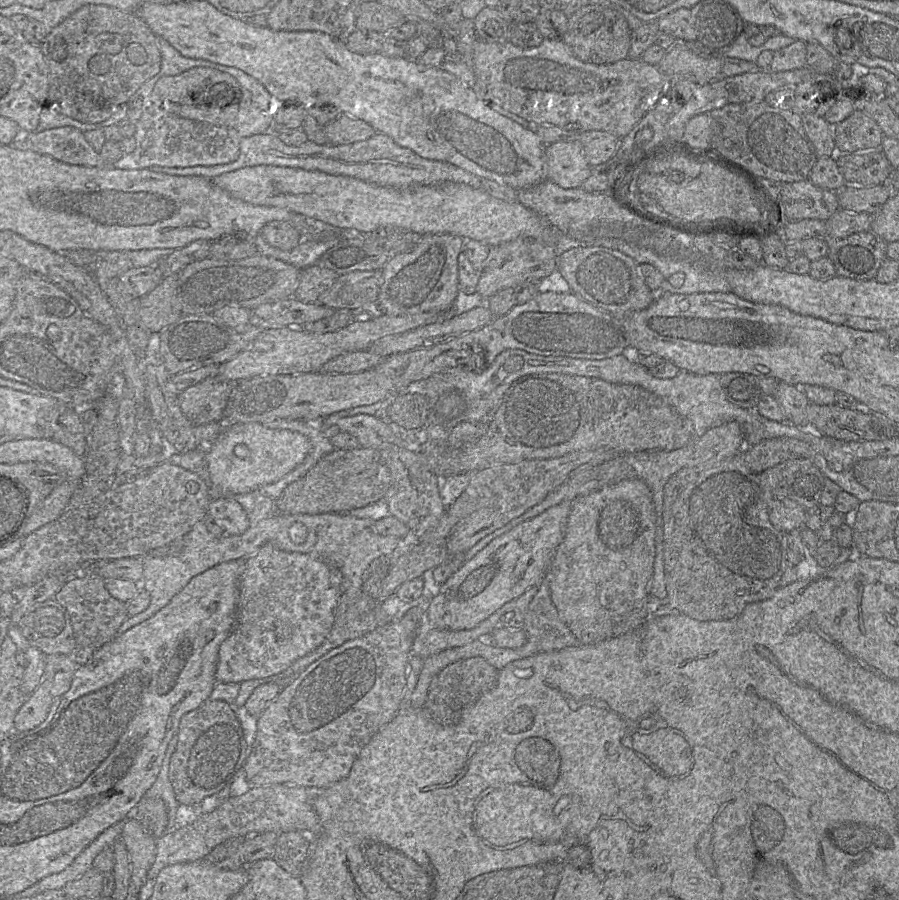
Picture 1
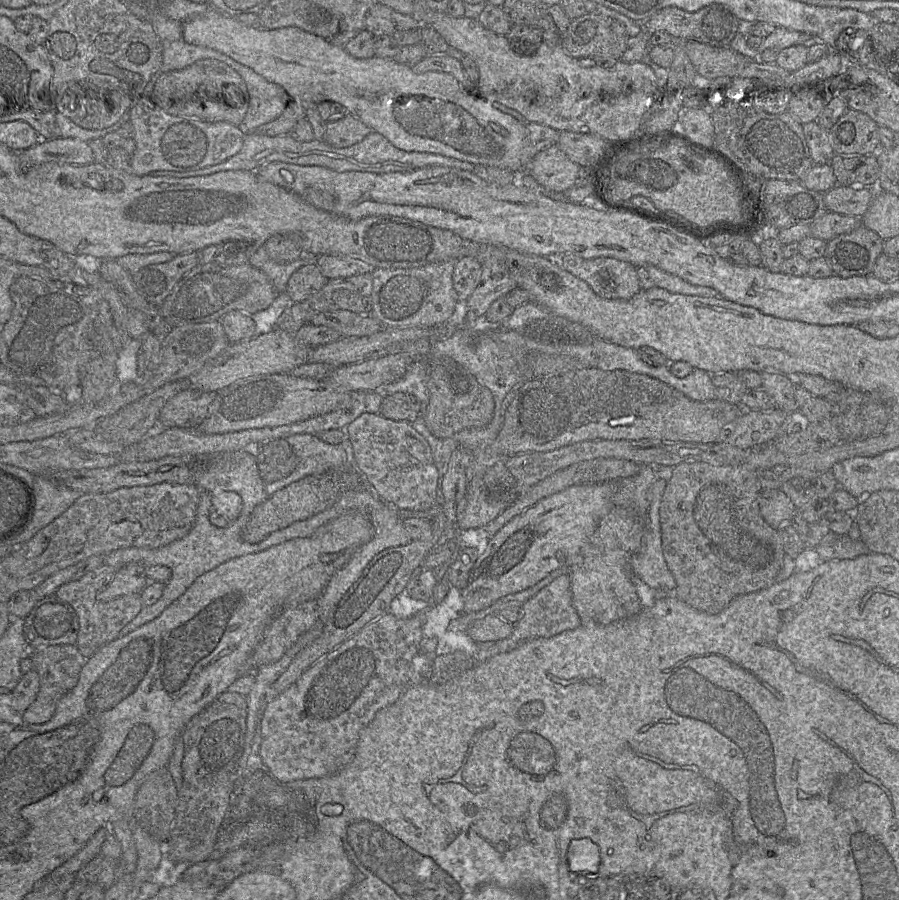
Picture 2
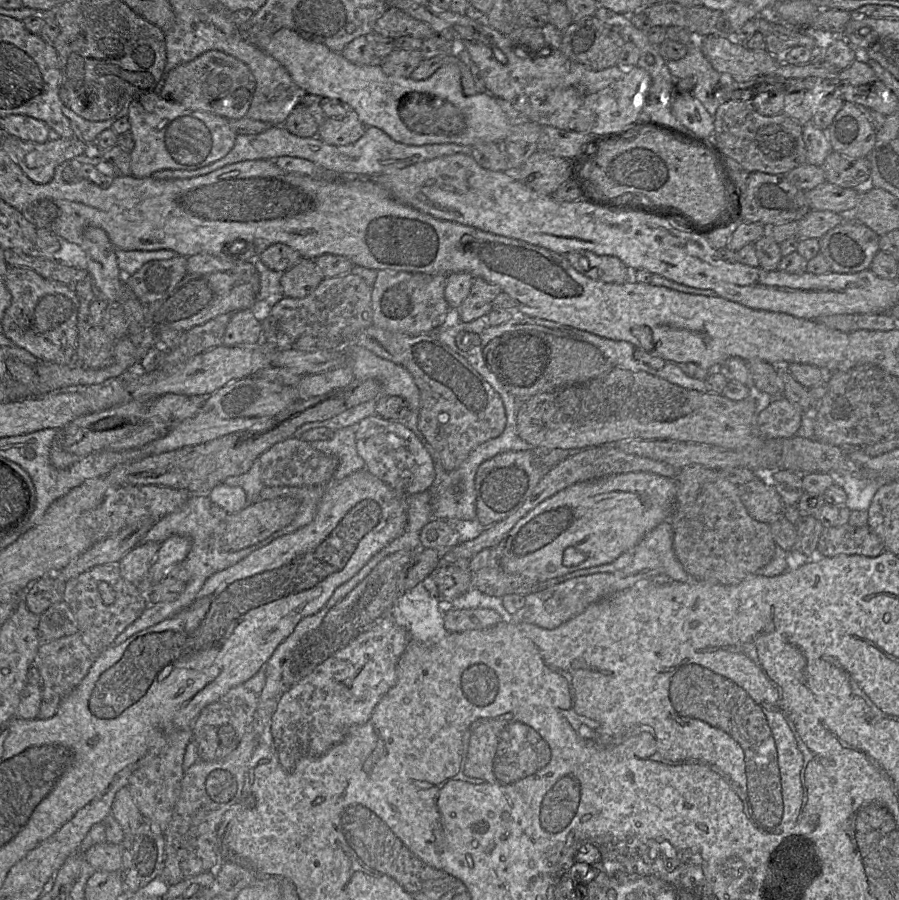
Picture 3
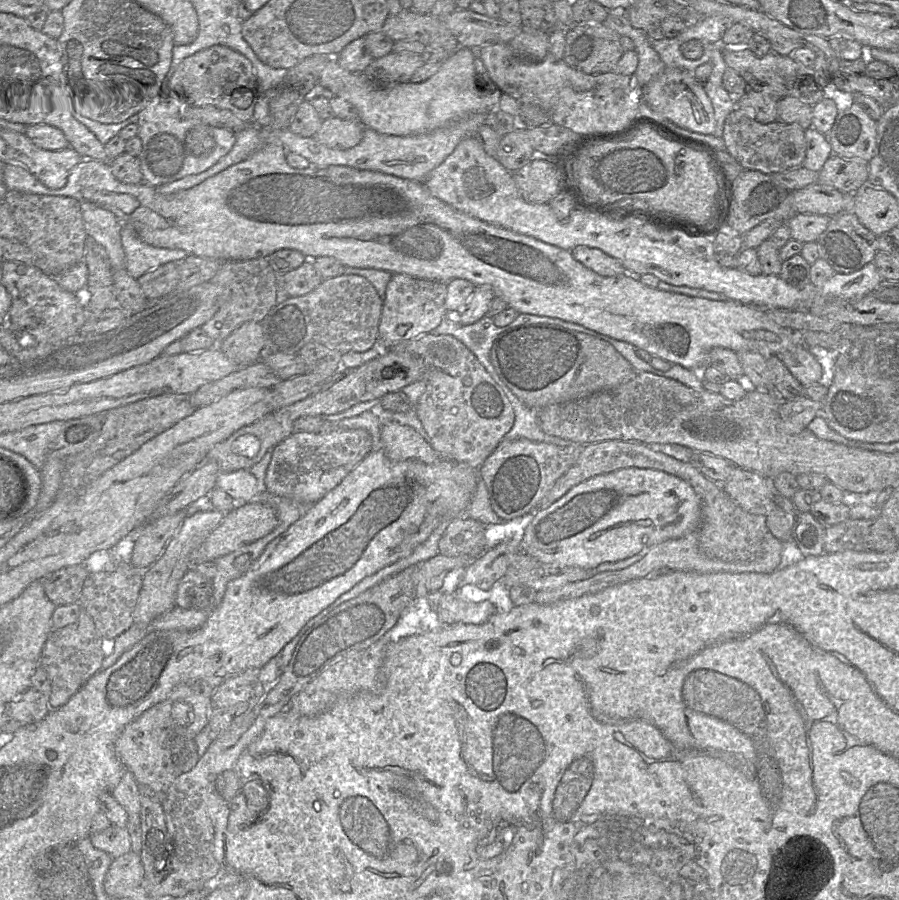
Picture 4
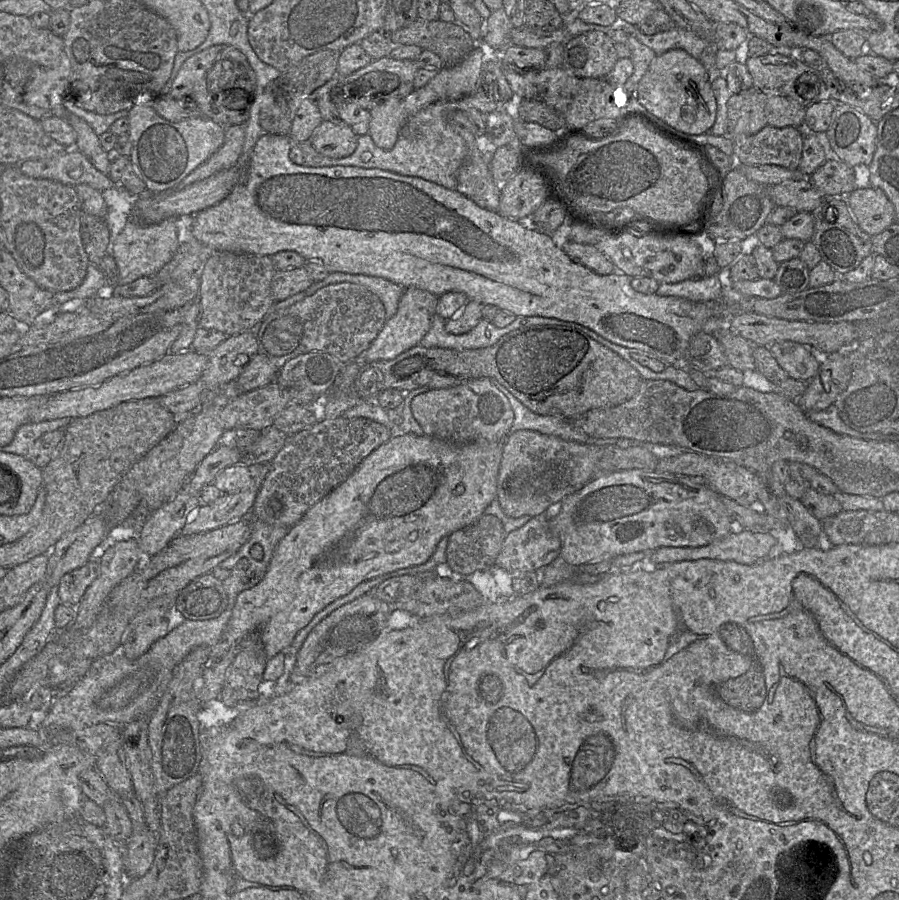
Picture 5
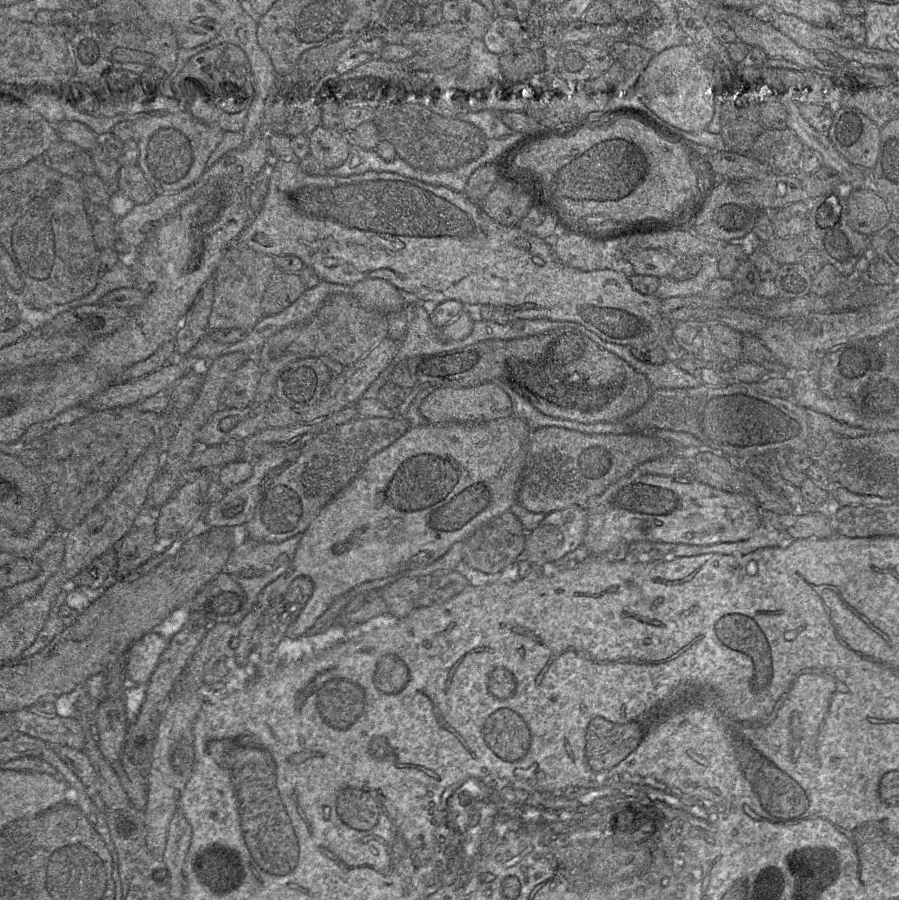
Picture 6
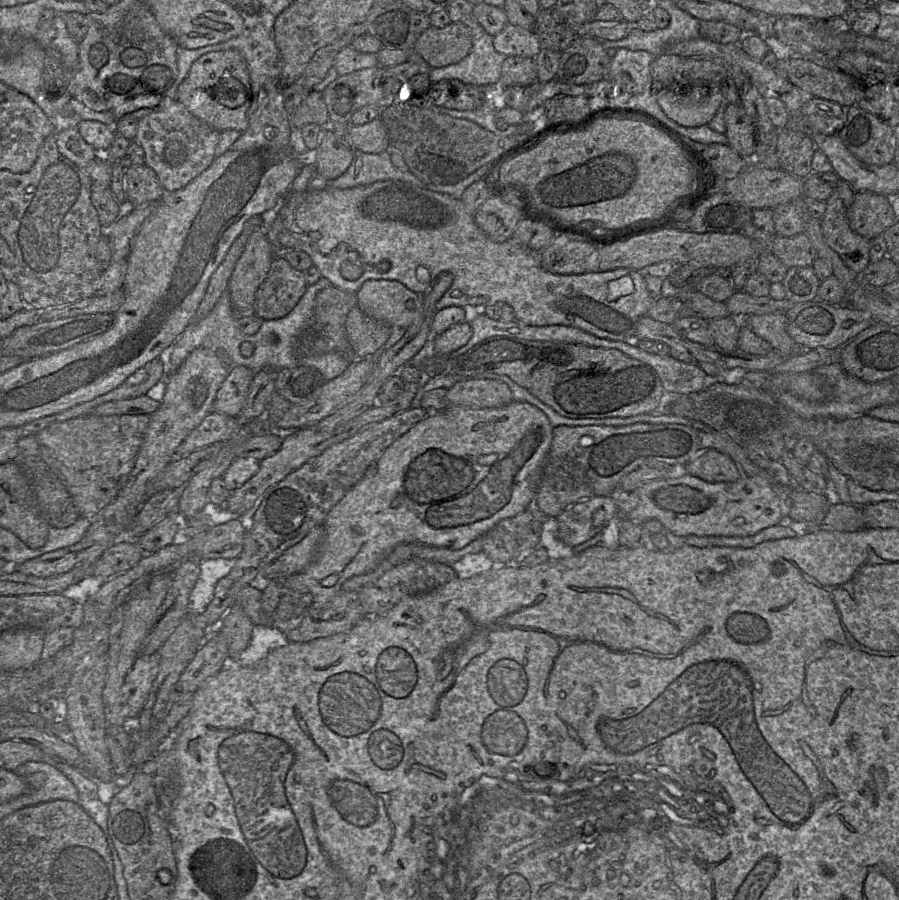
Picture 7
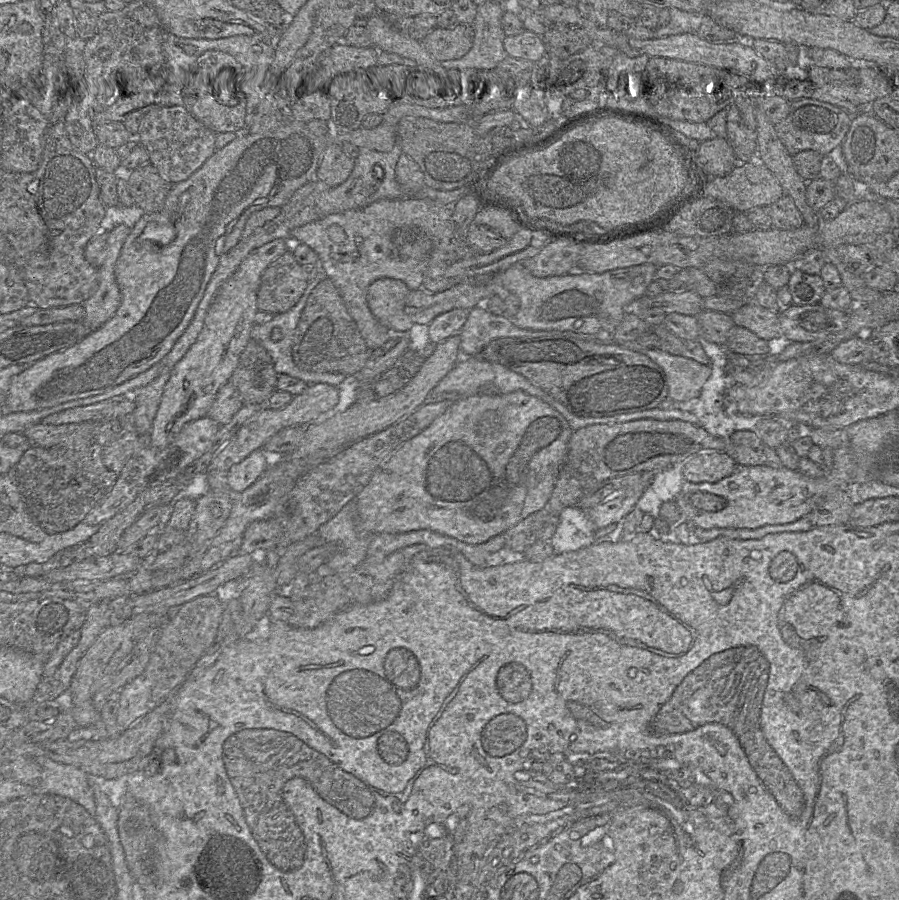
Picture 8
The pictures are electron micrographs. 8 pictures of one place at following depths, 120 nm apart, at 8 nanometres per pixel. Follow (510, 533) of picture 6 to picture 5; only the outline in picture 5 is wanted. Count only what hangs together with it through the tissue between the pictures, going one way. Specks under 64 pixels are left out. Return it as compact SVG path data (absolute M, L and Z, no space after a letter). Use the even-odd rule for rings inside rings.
M484 513L470 525L454 531L448 536L445 564L462 575L470 575L477 570L495 566L506 535L501 520L494 515Z

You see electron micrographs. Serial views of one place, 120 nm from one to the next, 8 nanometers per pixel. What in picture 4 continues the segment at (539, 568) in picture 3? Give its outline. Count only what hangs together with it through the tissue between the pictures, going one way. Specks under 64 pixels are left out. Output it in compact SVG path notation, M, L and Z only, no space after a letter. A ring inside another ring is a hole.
M622 468L589 478L572 487L549 507L536 510L524 531L521 547L526 554L545 564L594 569L600 564L624 560L665 541L697 532L701 518L701 498L688 482L660 470Z

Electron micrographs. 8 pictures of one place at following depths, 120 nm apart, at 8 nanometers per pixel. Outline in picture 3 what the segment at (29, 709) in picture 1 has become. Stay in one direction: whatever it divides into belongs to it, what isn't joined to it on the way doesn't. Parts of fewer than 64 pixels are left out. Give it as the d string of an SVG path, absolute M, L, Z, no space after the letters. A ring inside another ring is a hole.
M79 629L73 635L43 642L40 645L33 662L42 678L42 698L38 718L48 719L55 715L61 701L80 684L97 656L83 643Z

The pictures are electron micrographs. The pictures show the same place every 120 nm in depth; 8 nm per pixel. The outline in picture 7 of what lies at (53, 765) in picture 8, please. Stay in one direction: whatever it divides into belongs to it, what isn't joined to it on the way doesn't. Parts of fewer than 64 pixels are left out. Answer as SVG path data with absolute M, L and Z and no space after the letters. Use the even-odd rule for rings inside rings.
M26 762L14 771L27 784L27 790L16 799L10 799L10 806L17 806L17 810L53 800L63 800L78 803L78 791L74 784L58 769L44 762Z

